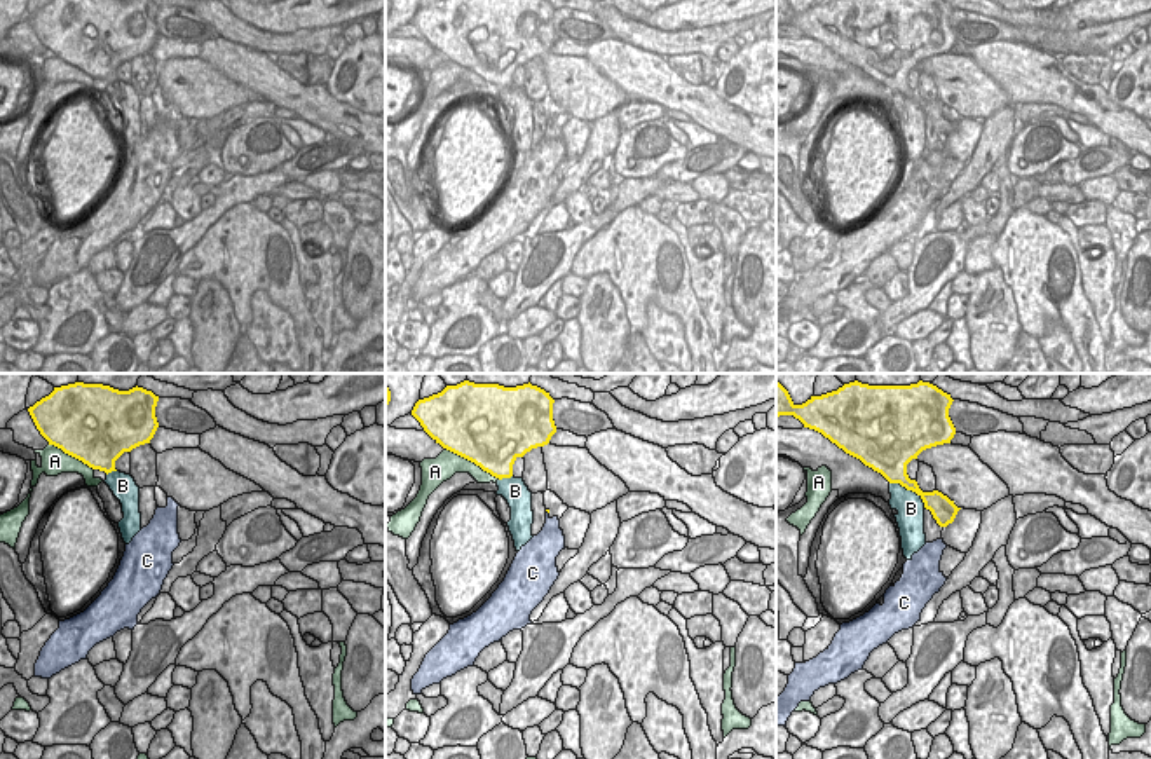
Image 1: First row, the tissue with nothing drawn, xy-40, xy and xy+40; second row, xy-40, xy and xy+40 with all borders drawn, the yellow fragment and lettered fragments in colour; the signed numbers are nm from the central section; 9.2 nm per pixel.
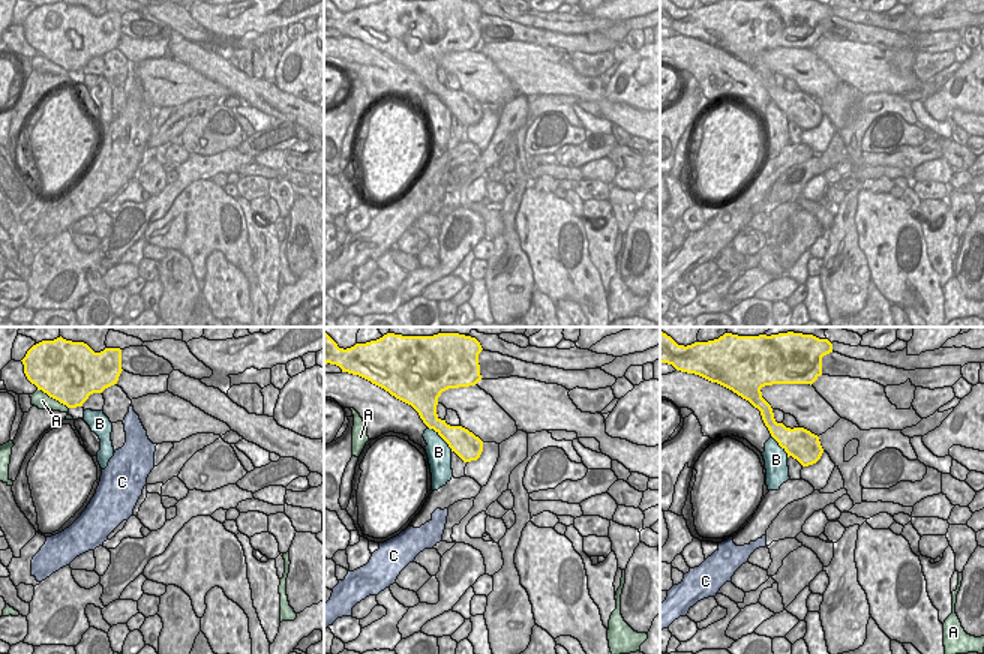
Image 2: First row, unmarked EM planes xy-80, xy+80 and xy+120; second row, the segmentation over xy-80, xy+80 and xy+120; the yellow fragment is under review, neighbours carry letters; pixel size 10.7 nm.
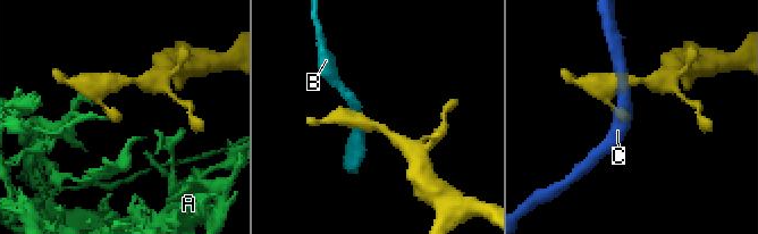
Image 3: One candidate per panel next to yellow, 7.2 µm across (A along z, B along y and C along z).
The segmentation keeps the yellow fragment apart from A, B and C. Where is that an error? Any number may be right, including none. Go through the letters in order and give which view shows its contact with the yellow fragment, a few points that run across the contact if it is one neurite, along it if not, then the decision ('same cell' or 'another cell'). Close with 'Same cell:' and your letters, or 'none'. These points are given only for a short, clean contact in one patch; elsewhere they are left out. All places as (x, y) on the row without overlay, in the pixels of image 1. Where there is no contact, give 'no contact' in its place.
A: xy | another cell
B: xy+40 | another cell
C: no contact | another cell
Same cell: none

